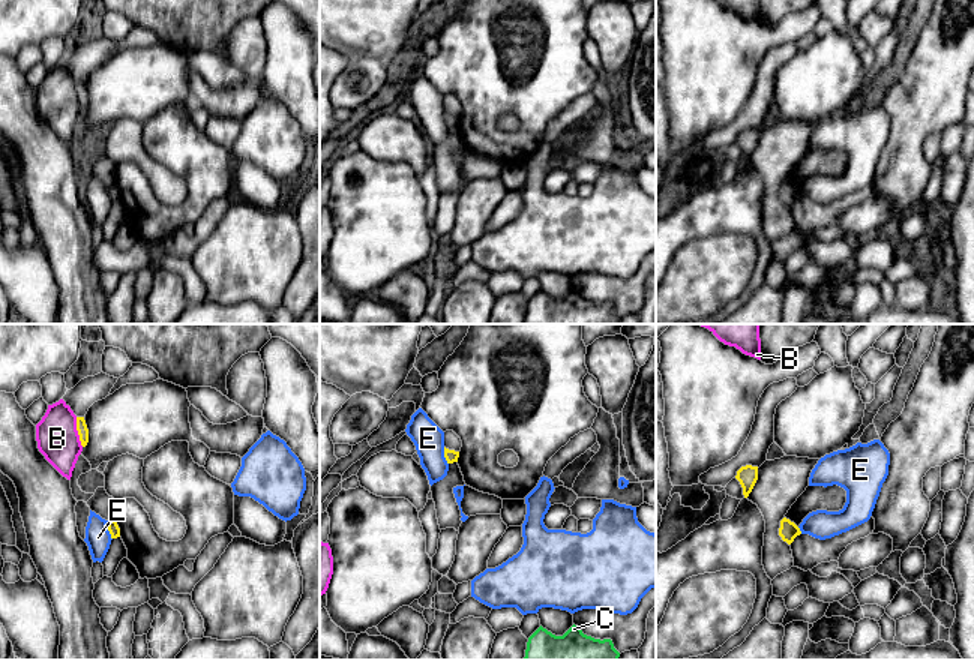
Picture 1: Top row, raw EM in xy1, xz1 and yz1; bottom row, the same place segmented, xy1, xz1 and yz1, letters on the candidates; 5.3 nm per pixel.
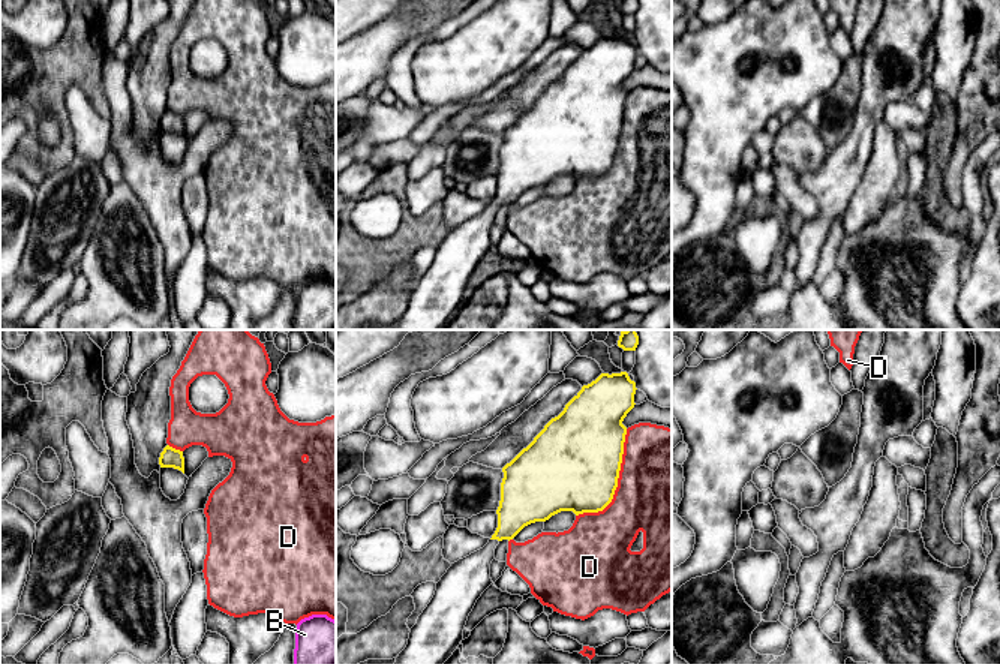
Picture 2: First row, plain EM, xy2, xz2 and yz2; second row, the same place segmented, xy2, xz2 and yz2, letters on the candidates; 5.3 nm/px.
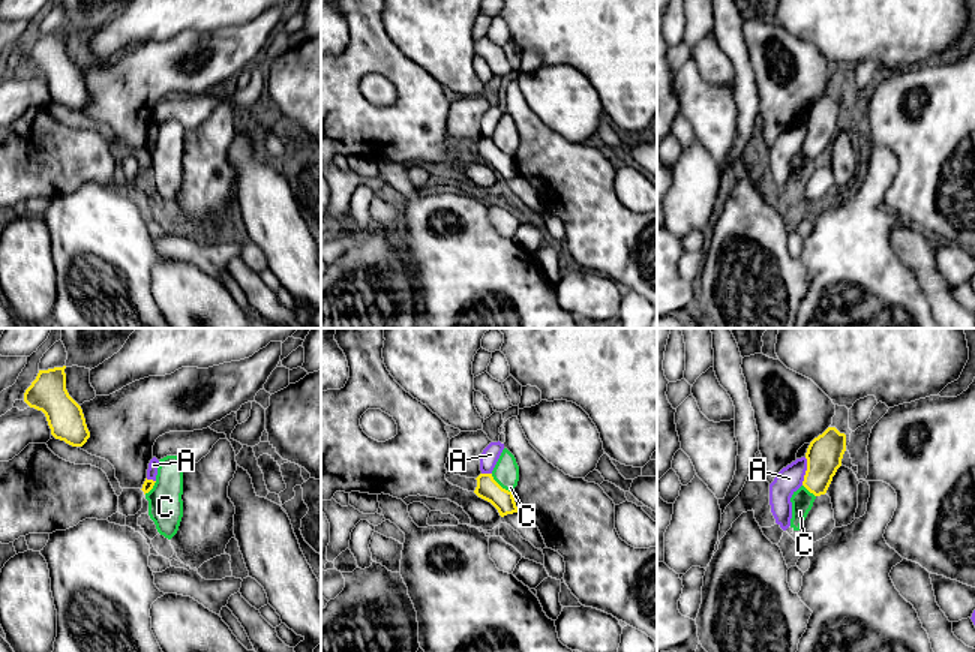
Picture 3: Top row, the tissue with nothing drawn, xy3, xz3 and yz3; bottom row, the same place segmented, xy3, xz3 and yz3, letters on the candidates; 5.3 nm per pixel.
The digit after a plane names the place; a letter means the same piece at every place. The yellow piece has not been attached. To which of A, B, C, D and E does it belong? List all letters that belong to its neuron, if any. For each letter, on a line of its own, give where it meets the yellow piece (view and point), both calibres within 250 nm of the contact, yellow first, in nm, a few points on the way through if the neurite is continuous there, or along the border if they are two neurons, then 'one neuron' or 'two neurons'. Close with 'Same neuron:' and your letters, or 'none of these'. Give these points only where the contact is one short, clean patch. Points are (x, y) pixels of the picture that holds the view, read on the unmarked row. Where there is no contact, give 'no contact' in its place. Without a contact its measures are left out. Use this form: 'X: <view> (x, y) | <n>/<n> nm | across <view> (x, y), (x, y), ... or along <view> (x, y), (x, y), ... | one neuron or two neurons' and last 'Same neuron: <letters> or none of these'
A: yz3 (806, 135) | 190/140 nm | along yz3 (806, 122), (806, 138), (801, 149) | two neurons
B: xy1 (78, 96) | 60/220 nm | two neurons
C: xz3 (500, 150) | 120/140 nm | along xz3 (491, 138), (503, 152), (512, 156) | two neurons
D: xz2 (616, 147) | 480/500 nm | two neurons
E: xy1 (108, 194) | 60/140 nm | along xy1 (107, 185), (111, 203) | two neurons
Same neuron: none of these

